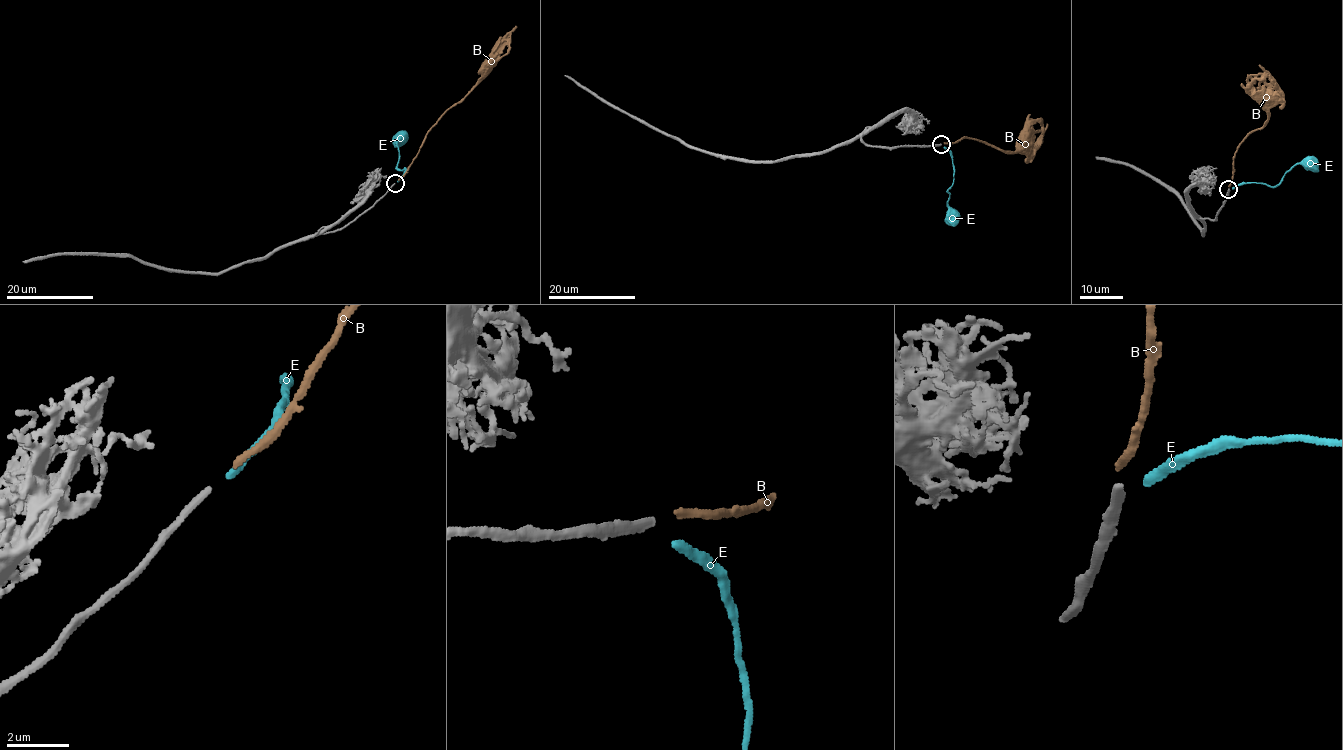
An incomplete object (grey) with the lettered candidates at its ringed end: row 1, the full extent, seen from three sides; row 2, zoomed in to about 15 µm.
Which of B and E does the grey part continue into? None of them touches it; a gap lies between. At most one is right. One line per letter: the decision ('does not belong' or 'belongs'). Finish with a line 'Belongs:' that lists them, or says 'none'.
B: belongs
E: does not belong
Belongs: B

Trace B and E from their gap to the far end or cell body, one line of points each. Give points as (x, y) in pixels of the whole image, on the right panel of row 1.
B: (1229, 187), (1236, 148), (1263, 125), (1267, 119), (1267, 101)
E: (1232, 189), (1247, 182), (1276, 186), (1295, 165), (1310, 165)

